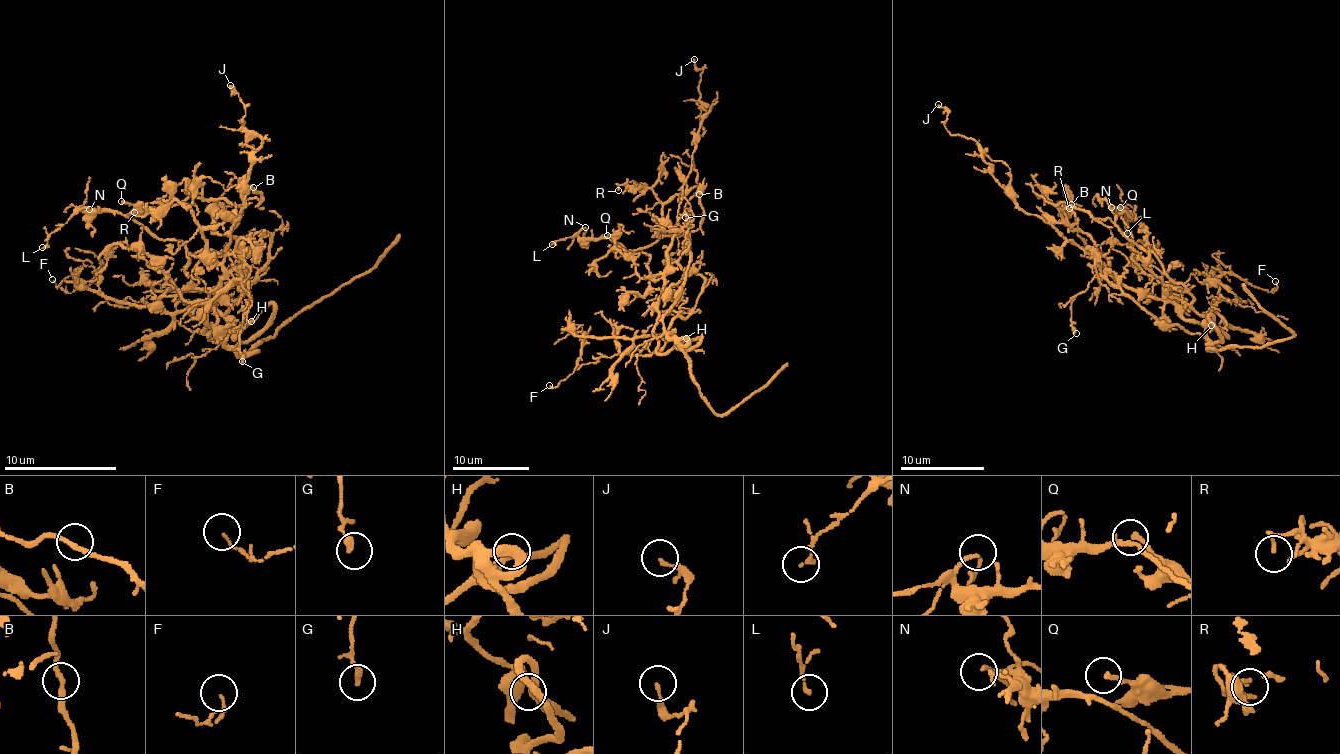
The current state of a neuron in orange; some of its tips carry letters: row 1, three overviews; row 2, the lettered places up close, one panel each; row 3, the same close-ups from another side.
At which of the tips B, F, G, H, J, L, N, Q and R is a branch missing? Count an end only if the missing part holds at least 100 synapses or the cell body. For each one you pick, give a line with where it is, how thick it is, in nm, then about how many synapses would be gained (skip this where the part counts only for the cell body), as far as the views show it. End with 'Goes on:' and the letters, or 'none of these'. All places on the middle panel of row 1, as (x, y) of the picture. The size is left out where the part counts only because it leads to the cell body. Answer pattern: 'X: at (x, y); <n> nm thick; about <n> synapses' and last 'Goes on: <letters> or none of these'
Goes on: none of these

